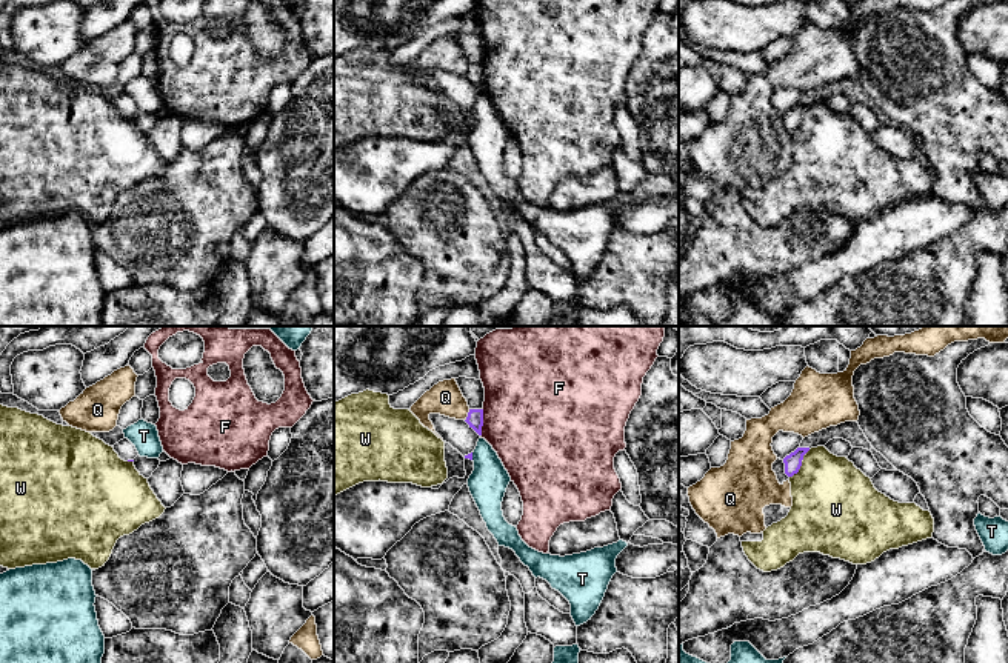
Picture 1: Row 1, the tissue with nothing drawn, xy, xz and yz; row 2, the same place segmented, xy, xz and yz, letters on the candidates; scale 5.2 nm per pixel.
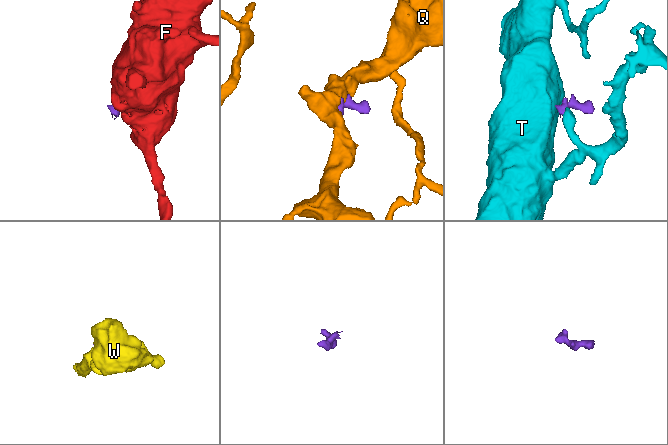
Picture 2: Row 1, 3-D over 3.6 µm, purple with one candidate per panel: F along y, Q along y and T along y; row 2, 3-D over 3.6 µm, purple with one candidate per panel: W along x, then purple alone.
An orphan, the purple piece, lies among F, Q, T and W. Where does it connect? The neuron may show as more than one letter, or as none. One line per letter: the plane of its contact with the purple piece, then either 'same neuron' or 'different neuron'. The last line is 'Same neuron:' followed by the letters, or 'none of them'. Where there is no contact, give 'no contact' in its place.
F: xz | different neuron
Q: xz | different neuron
T: xz | different neuron
W: yz | different neuron
Same neuron: none of them

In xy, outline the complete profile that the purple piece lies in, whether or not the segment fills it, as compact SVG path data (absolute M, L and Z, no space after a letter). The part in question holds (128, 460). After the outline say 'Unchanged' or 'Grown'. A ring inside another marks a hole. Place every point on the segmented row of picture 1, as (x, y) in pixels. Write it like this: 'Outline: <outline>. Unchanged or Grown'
Outline: M128 438L120 440L112 448L125 461L134 461L134 458L139 455L135 446Z. Grown

